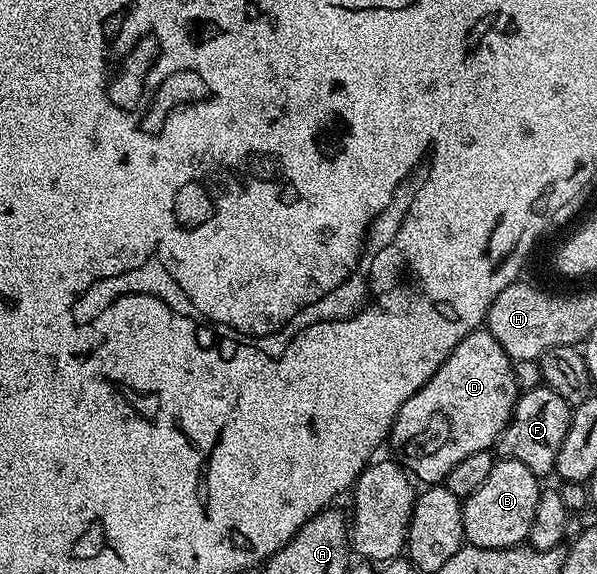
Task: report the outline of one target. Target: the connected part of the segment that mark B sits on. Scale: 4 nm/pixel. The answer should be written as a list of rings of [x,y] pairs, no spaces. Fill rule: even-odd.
[[[498,460],[491,467],[491,475],[487,475],[483,487],[479,487],[475,495],[464,498],[461,510],[466,542],[484,549],[511,549],[522,544],[531,531],[541,490],[539,478],[523,467],[523,463]]]

